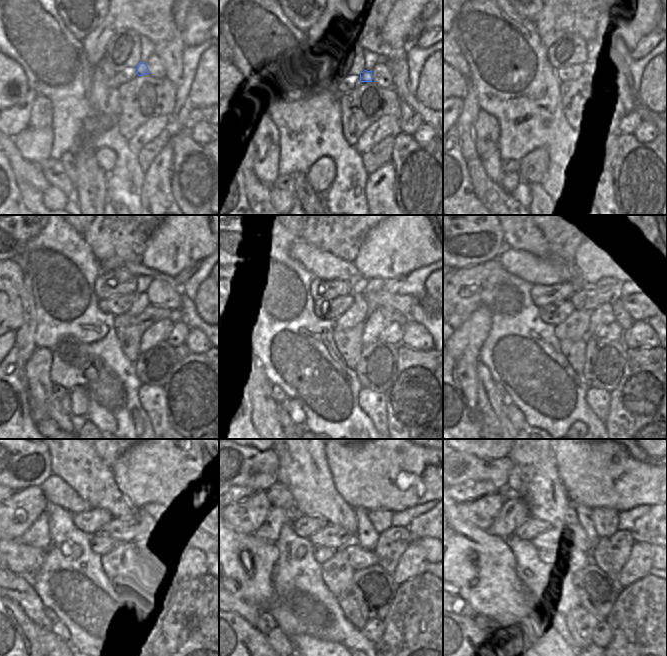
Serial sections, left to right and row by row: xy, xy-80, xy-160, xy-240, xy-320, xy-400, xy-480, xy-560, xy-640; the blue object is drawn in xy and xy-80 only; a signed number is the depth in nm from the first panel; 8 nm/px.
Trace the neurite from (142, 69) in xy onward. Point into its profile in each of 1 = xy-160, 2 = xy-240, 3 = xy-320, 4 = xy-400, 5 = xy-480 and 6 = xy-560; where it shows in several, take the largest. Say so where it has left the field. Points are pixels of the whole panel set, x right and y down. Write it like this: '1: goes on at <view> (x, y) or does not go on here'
1: goes on at xy-160 (591, 72)
2: goes on at xy-240 (141, 302)
3: goes on at xy-320 (358, 312)
4: goes on at xy-400 (575, 327)
5: goes on at xy-480 (120, 560)
6: goes on at xy-560 (337, 573)

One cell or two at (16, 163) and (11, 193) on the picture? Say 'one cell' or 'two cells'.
two cells

